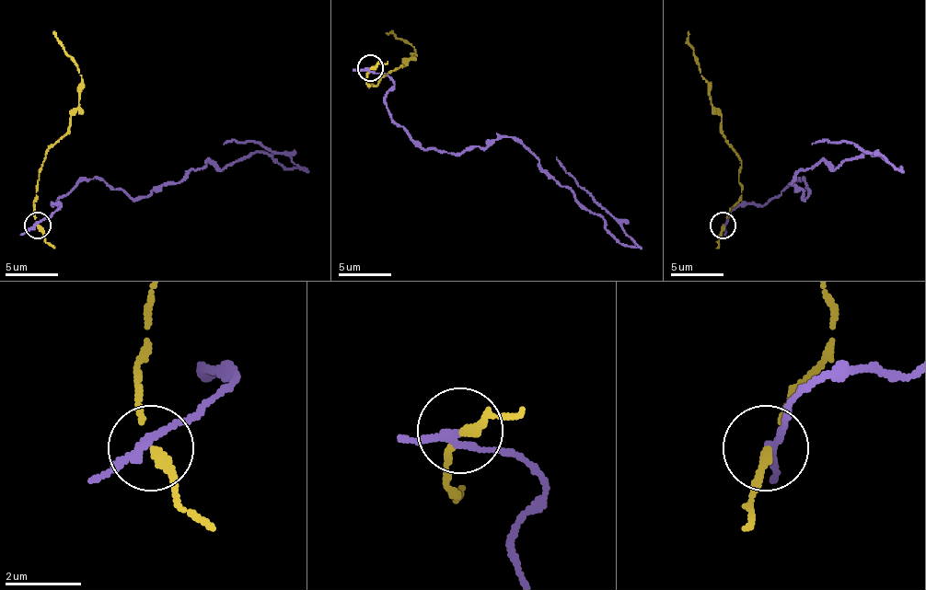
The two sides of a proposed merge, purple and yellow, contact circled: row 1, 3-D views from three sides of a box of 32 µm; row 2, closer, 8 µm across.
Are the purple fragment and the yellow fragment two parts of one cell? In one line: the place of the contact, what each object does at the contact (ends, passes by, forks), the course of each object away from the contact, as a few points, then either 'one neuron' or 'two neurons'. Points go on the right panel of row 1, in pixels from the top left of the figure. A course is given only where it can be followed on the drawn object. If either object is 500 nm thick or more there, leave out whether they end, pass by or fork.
(723, 225) | purple passes by | yellow passes by | purple via (723, 225), (795, 179), (805, 198), (792, 179), (822, 161), (838, 168), (870, 153), (811, 144) | yellow via (723, 225), (742, 192), (736, 153), (721, 132), (721, 113), (710, 102), (707, 84), (688, 30) | two neurons

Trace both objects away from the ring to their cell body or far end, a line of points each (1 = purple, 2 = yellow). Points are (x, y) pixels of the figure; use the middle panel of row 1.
1: (371, 68), (395, 85), (387, 110), (424, 148), (448, 154), (515, 137), (602, 214), (557, 156)
2: (371, 68), (368, 86), (402, 65), (413, 52), (408, 41), (387, 34)

